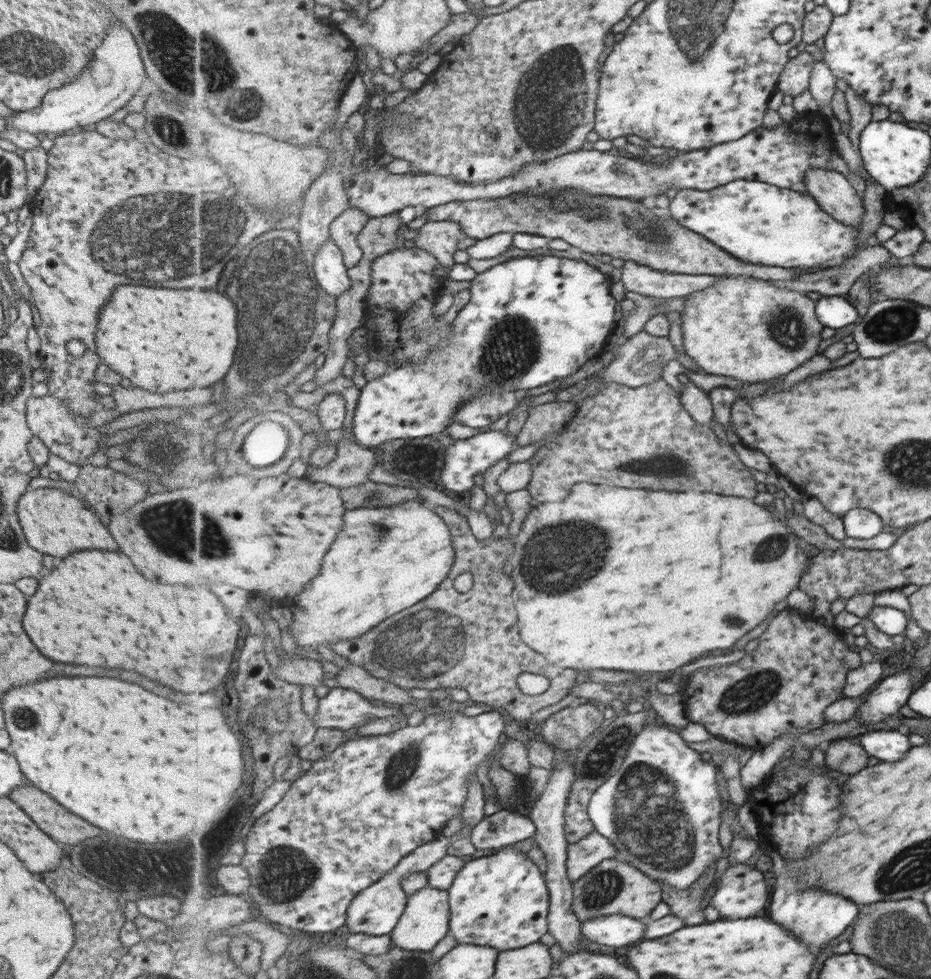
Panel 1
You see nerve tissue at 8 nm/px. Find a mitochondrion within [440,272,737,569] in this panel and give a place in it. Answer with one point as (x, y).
(512, 347)

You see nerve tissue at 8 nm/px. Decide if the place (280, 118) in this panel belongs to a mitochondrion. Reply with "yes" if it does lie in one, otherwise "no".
no

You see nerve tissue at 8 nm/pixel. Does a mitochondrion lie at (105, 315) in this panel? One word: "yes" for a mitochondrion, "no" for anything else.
no

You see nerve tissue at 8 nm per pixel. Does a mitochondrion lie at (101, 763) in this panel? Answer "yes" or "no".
no

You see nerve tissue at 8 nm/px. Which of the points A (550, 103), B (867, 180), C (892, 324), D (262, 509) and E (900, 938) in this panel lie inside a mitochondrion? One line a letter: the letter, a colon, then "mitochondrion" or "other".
A: mitochondrion
B: other
C: mitochondrion
D: other
E: mitochondrion

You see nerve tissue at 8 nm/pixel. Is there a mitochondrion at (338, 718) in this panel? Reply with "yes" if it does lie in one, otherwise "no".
no

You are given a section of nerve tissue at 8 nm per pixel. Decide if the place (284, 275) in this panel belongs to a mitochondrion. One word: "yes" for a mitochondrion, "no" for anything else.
yes

